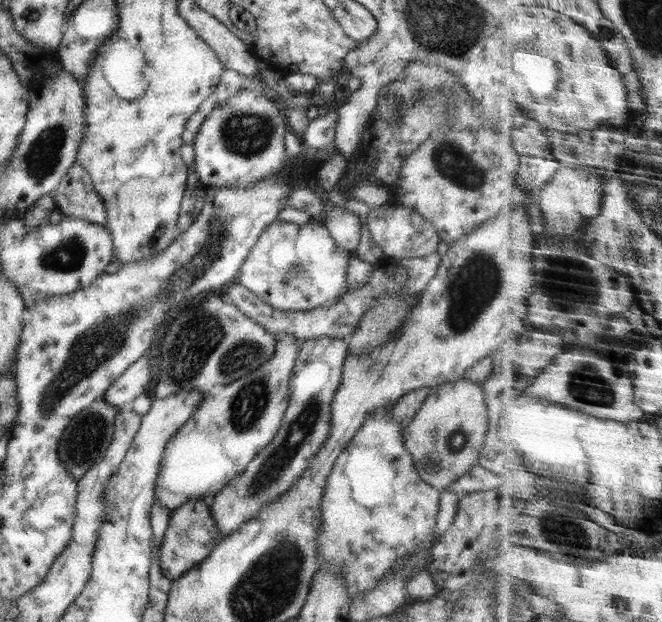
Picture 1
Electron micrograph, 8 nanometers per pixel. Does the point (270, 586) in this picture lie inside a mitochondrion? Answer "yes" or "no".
yes

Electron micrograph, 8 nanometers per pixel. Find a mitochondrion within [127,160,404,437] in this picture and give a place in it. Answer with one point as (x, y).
(200, 338)

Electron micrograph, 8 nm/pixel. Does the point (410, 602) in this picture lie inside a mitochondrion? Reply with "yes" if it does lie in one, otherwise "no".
no

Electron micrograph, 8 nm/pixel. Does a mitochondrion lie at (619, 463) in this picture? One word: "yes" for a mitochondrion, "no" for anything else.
no

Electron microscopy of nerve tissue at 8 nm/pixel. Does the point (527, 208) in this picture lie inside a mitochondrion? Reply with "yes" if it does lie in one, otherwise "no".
no

